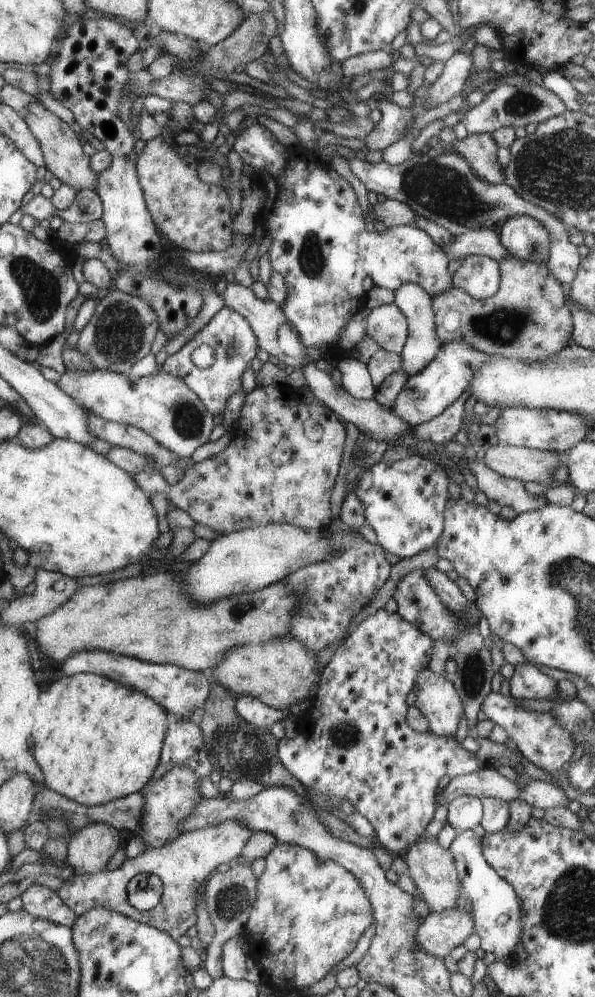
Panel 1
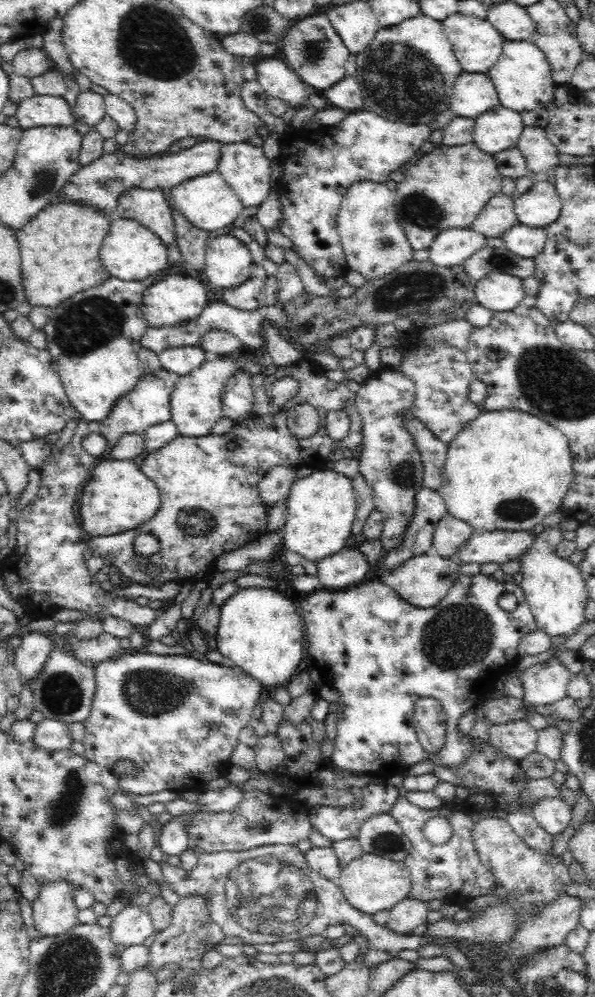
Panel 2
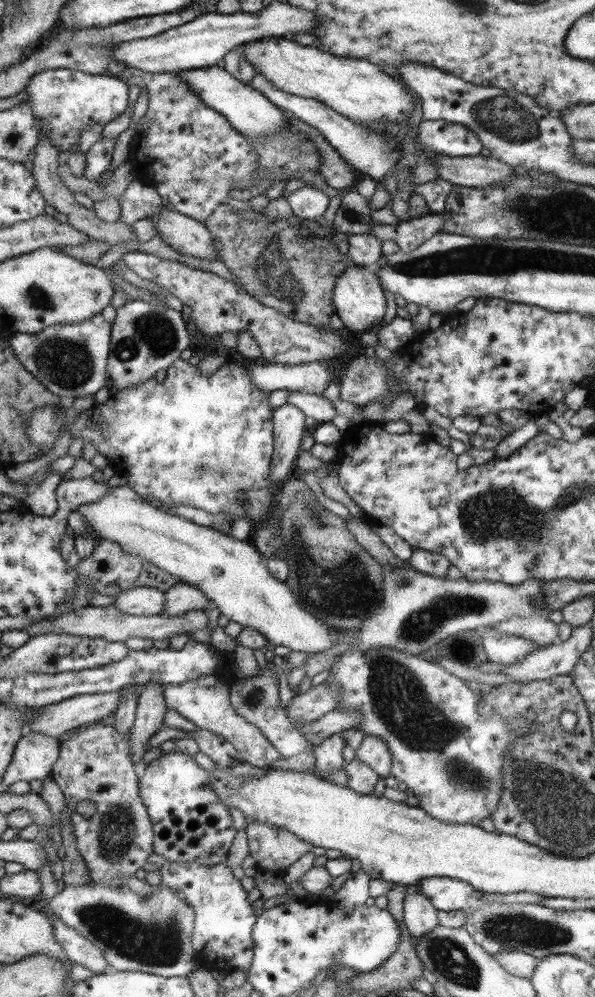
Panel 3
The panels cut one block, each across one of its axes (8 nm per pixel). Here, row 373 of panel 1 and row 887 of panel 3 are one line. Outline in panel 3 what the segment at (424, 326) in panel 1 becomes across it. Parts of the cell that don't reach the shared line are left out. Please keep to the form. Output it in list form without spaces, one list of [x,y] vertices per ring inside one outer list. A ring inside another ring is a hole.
[[[417,886],[403,888],[403,926],[411,938],[419,938],[437,926],[437,910],[417,890]]]

